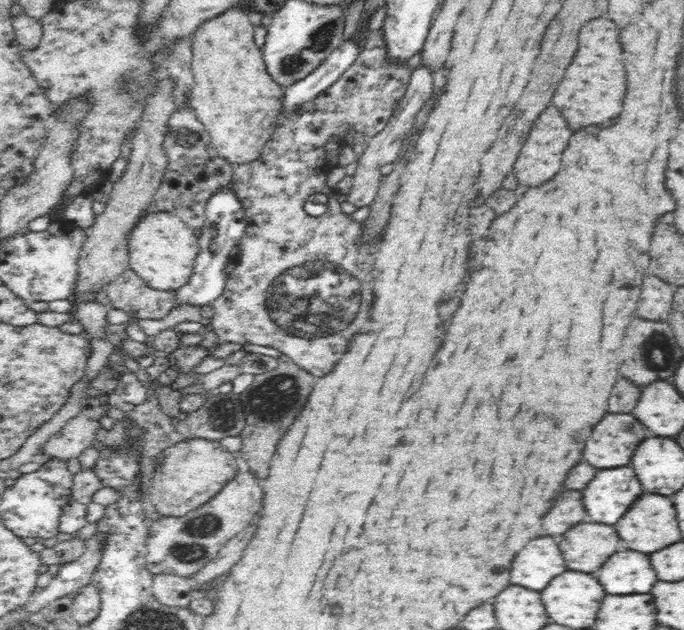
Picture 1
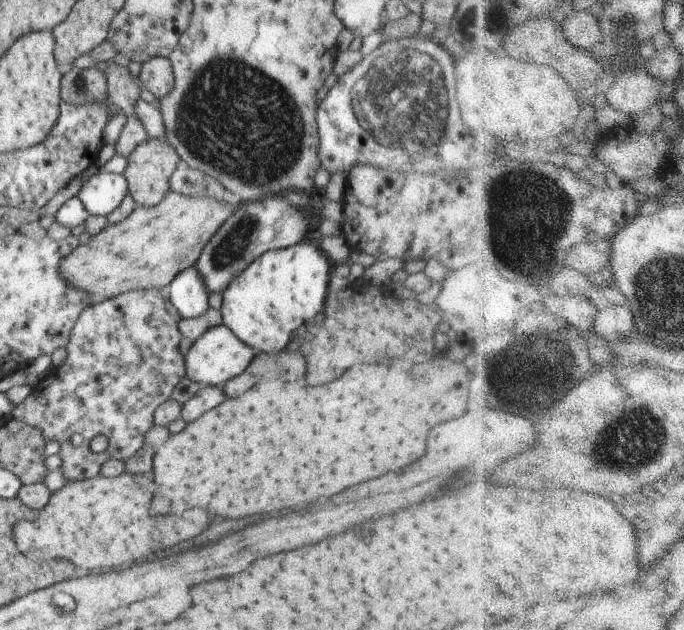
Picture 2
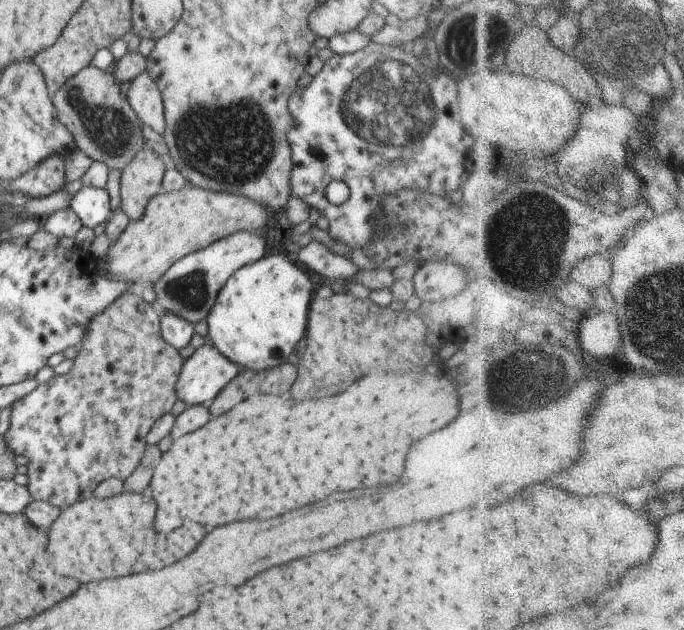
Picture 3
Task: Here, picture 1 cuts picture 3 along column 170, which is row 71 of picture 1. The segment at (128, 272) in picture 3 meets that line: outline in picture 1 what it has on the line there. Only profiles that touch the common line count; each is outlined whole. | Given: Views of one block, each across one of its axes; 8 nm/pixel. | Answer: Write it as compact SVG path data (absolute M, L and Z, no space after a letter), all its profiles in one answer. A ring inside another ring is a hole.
M236 5L220 16L202 22L191 36L194 87L189 96L189 105L196 118L205 126L206 132L209 132L216 152L234 166L259 158L263 146L278 128L283 109L284 89L274 83L267 73L262 49L254 42L254 30L248 14Z

